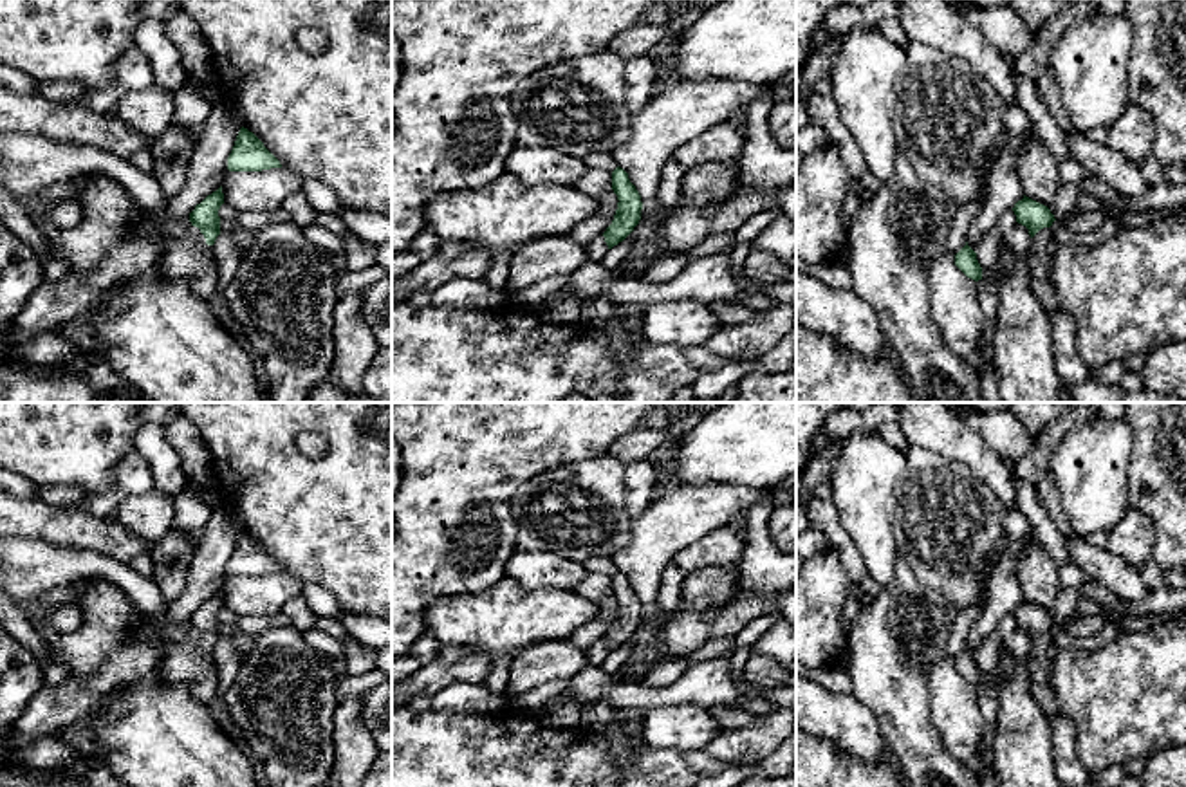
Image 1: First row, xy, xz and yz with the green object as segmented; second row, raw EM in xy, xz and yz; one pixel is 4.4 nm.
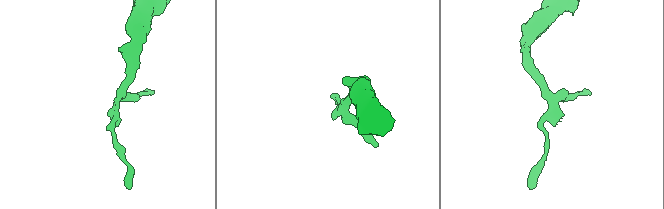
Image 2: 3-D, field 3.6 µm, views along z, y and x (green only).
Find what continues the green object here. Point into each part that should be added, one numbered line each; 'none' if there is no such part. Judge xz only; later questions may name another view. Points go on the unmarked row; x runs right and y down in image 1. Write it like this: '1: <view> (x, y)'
1: xz (596, 652)

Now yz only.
1: yz (1038, 663)

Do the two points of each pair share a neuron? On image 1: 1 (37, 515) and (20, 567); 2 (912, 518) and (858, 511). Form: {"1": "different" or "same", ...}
{"1": "different", "2": "different"}

